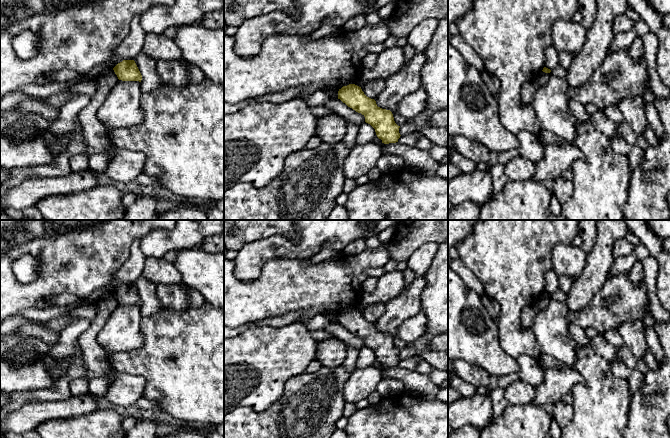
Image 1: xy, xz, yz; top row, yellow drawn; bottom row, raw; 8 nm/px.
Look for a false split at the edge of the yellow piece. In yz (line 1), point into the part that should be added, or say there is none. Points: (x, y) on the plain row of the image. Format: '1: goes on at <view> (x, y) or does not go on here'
1: does not go on here

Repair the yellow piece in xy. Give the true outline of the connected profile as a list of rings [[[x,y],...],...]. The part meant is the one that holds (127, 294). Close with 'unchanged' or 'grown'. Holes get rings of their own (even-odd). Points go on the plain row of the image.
[[[123,284],[113,292],[119,304],[122,305],[139,305],[142,299],[134,284]]]; unchanged

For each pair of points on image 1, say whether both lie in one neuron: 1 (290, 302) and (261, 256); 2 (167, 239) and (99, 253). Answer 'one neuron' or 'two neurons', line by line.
1: two neurons
2: two neurons

